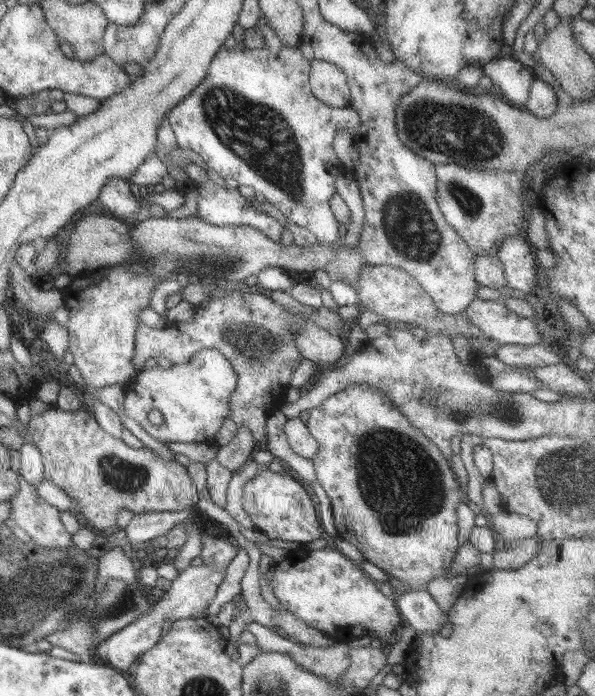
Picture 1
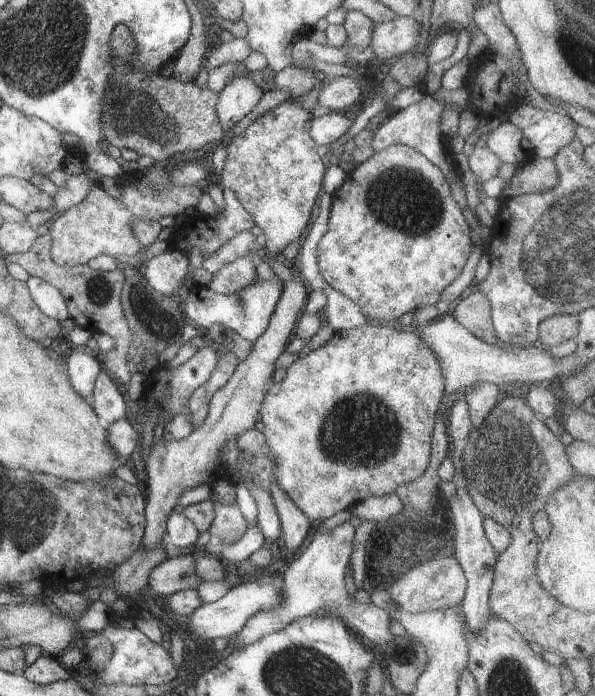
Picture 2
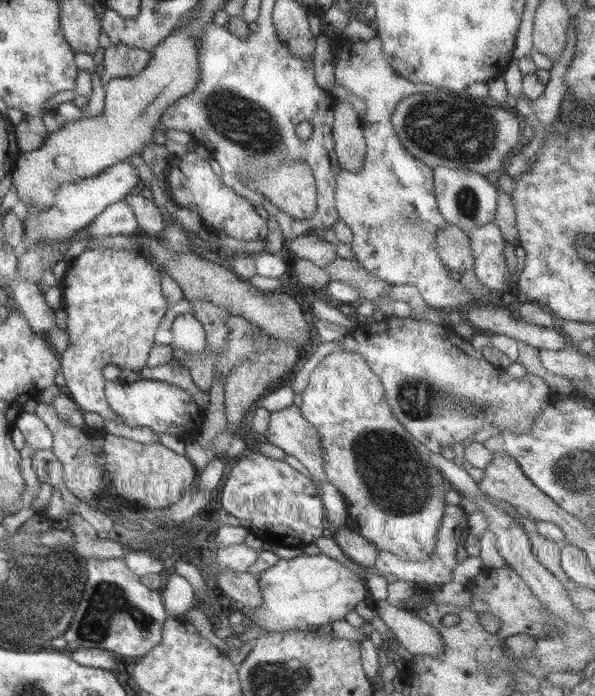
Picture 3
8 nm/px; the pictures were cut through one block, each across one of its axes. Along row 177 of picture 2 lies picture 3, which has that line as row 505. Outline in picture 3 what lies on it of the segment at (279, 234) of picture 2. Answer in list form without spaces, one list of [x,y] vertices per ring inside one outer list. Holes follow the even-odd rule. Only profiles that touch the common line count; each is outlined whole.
[[[256,450],[232,466],[230,476],[224,480],[224,486],[220,490],[220,506],[238,518],[241,526],[258,536],[265,545],[303,547],[314,543],[324,532],[324,507],[320,496],[321,490],[317,482],[306,478],[284,459],[272,459]]]

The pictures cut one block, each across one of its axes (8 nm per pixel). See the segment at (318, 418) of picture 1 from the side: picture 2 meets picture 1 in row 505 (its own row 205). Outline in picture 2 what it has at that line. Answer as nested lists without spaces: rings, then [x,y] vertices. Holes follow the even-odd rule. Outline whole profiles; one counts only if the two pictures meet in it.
[[[395,144],[375,152],[368,160],[355,167],[352,172],[346,175],[344,184],[332,195],[331,211],[328,219],[328,232],[322,236],[317,243],[317,260],[320,267],[322,278],[338,292],[341,292],[350,298],[360,307],[360,312],[371,322],[381,322],[386,324],[396,324],[396,320],[406,314],[406,312],[415,312],[418,308],[424,308],[428,305],[437,305],[440,302],[442,292],[450,286],[454,280],[462,274],[462,269],[473,250],[473,239],[471,228],[466,220],[463,210],[454,202],[450,194],[450,185],[442,170],[434,166],[423,154],[420,154],[414,148]]]

